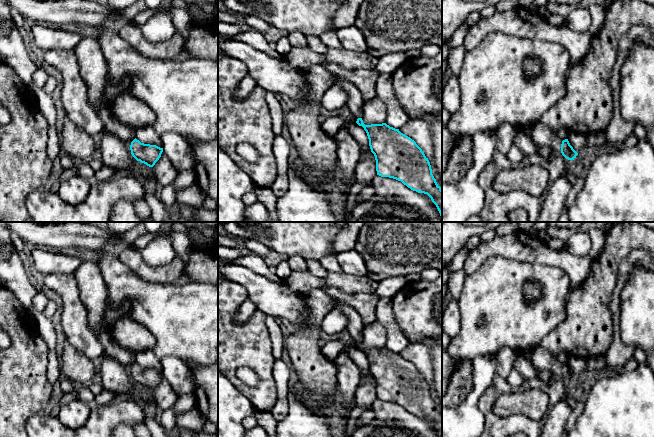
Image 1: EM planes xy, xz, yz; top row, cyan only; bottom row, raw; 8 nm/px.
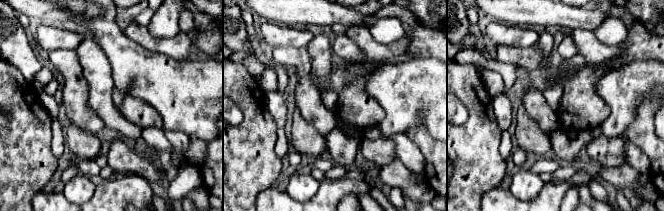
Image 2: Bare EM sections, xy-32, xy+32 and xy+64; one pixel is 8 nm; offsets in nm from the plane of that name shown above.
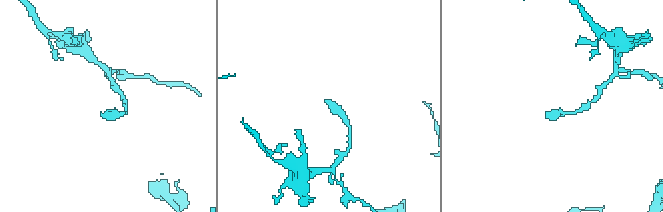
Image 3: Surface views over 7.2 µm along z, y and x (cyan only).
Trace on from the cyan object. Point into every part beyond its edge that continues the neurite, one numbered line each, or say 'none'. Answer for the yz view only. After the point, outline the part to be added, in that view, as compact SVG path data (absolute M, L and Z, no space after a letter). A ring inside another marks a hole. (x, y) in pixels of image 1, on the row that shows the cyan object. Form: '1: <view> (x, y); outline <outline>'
1: yz (541, 135); outline M540 121L530 126L523 127L521 130L527 133L536 145L550 147L553 149L555 154L562 155L562 140L557 136L556 133L552 132Z

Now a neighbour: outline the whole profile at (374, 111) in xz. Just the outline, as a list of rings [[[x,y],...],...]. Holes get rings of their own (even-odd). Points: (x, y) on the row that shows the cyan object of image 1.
[[[378,97],[365,102],[363,105],[362,120],[365,125],[385,123],[386,116],[387,107]]]

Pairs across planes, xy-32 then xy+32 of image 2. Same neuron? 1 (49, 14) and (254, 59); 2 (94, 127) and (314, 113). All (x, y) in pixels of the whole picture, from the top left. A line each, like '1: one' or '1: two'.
1: two
2: one

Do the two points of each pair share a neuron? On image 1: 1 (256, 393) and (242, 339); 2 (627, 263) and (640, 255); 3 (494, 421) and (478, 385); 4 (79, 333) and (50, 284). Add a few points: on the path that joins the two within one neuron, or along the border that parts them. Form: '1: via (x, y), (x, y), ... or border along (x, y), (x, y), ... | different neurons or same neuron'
1: via (263, 380), (261, 360), (255, 352) | same neuron
2: via (630, 260), (637, 256) | same neuron
3: border along (494, 373), (479, 399), (483, 416) | different neurons
4: via (74, 320), (71, 300), (63, 292) | same neuron

